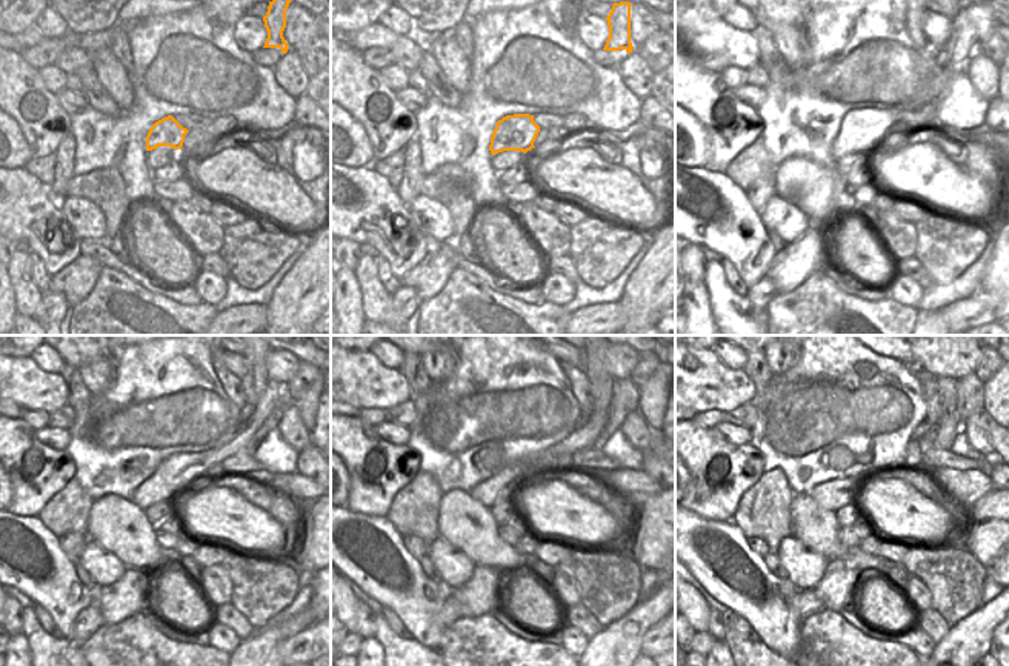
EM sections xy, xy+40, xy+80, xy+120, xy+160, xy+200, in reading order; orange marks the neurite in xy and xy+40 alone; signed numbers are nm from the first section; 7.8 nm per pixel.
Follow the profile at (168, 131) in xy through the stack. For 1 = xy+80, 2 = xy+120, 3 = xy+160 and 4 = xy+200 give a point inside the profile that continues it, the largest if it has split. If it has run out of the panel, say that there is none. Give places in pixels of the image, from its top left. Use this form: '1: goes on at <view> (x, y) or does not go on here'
1: goes on at xy+80 (862, 129)
2: goes on at xy+120 (180, 469)
3: goes on at xy+160 (499, 488)
4: goes on at xy+200 (831, 496)

